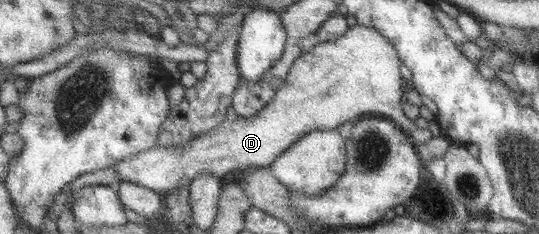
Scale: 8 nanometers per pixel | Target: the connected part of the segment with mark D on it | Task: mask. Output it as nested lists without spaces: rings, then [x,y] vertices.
[[[358,23],[340,38],[322,41],[314,48],[304,52],[292,65],[285,85],[277,90],[271,103],[252,118],[239,117],[232,121],[226,119],[218,128],[187,142],[179,148],[154,148],[126,158],[117,164],[118,177],[121,182],[130,181],[157,190],[164,195],[178,188],[184,181],[192,184],[201,174],[215,174],[226,181],[234,173],[249,166],[272,166],[285,152],[293,148],[298,141],[314,130],[336,130],[347,122],[358,121],[362,116],[386,118],[398,123],[416,144],[422,144],[433,136],[429,128],[416,127],[414,120],[402,112],[402,96],[404,96],[404,80],[400,74],[400,57],[397,48],[376,27]]]

